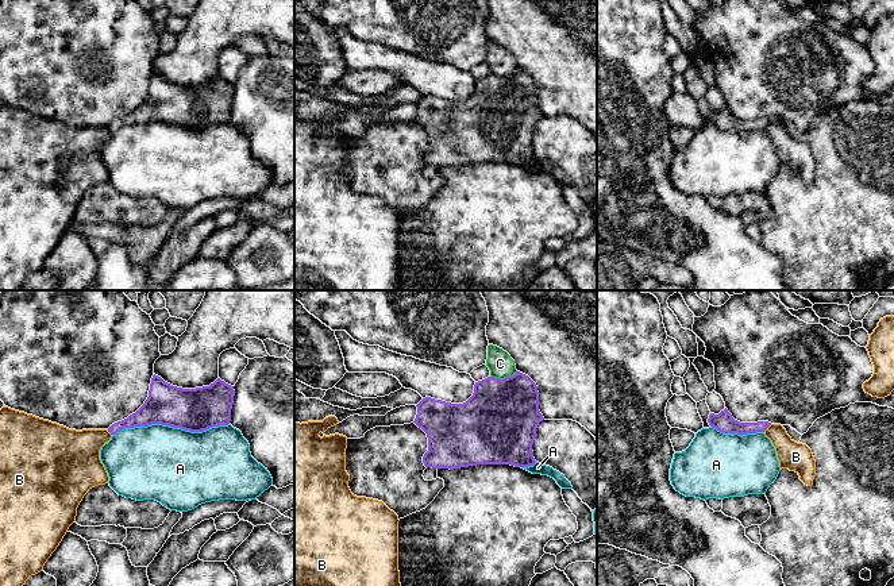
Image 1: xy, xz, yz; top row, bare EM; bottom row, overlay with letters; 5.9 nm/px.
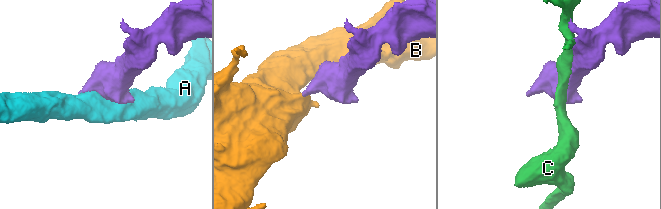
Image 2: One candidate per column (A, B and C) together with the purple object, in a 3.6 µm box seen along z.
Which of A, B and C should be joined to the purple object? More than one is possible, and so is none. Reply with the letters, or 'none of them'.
none of them

